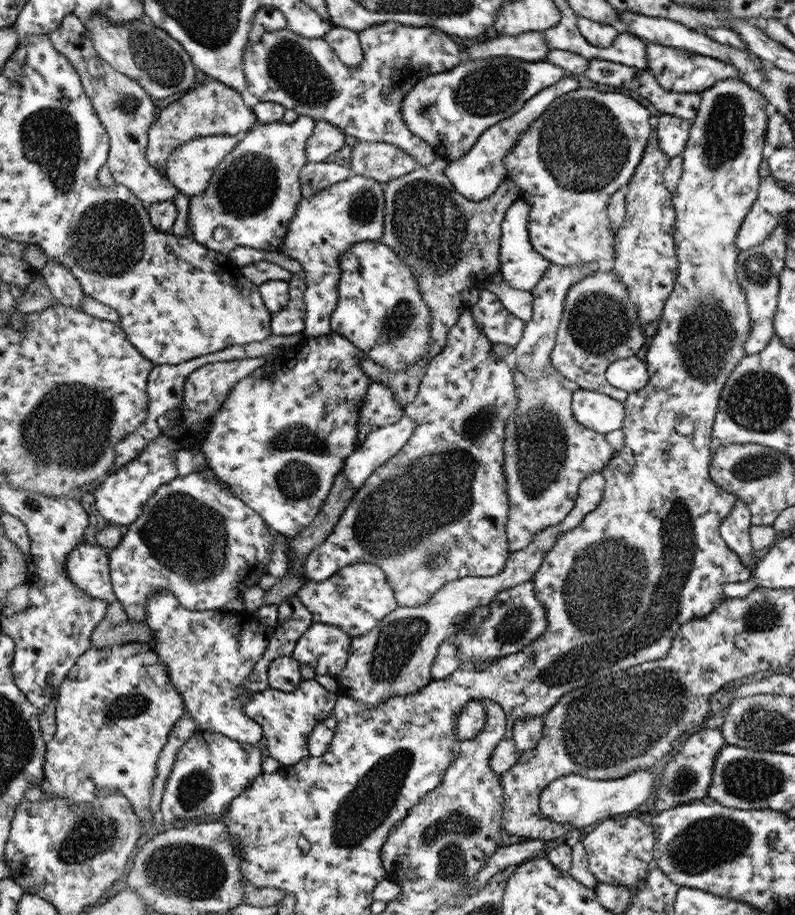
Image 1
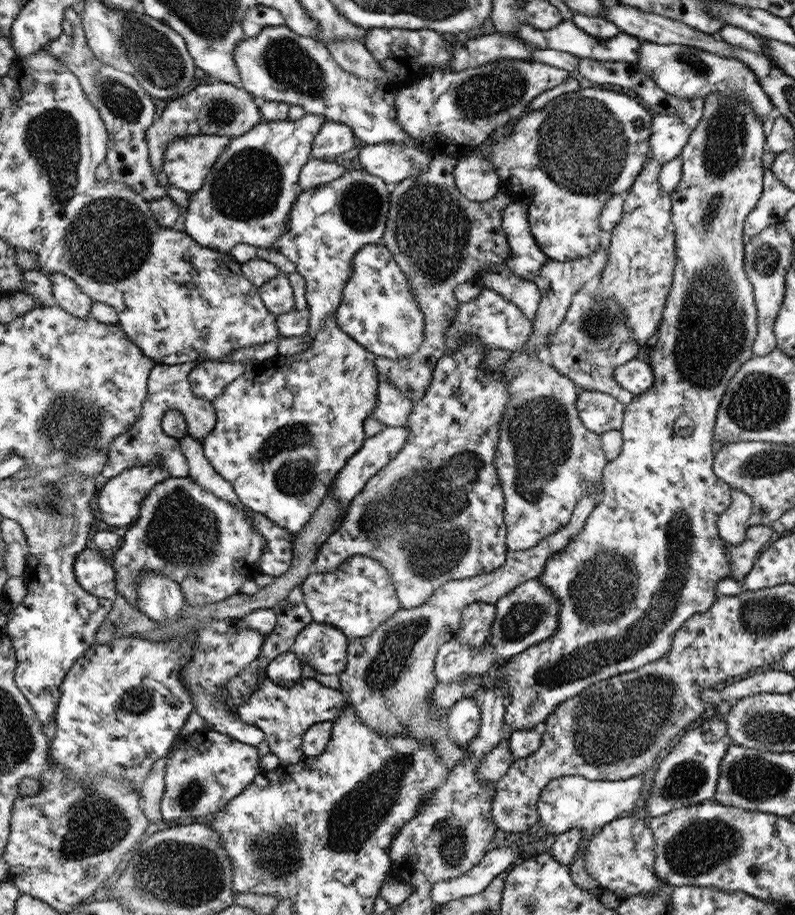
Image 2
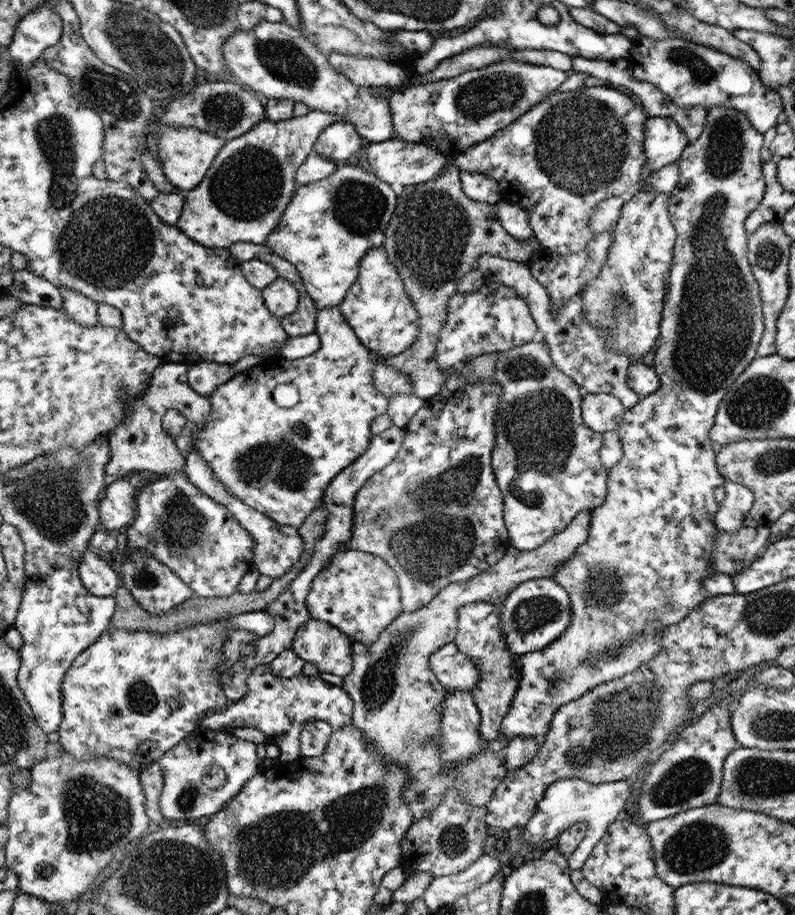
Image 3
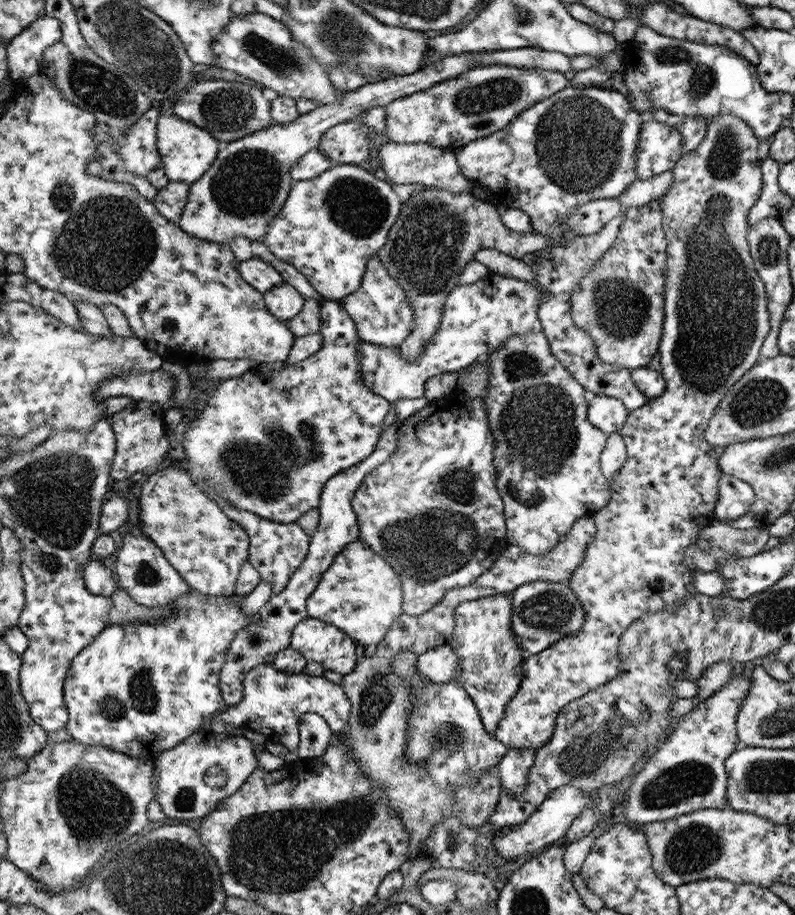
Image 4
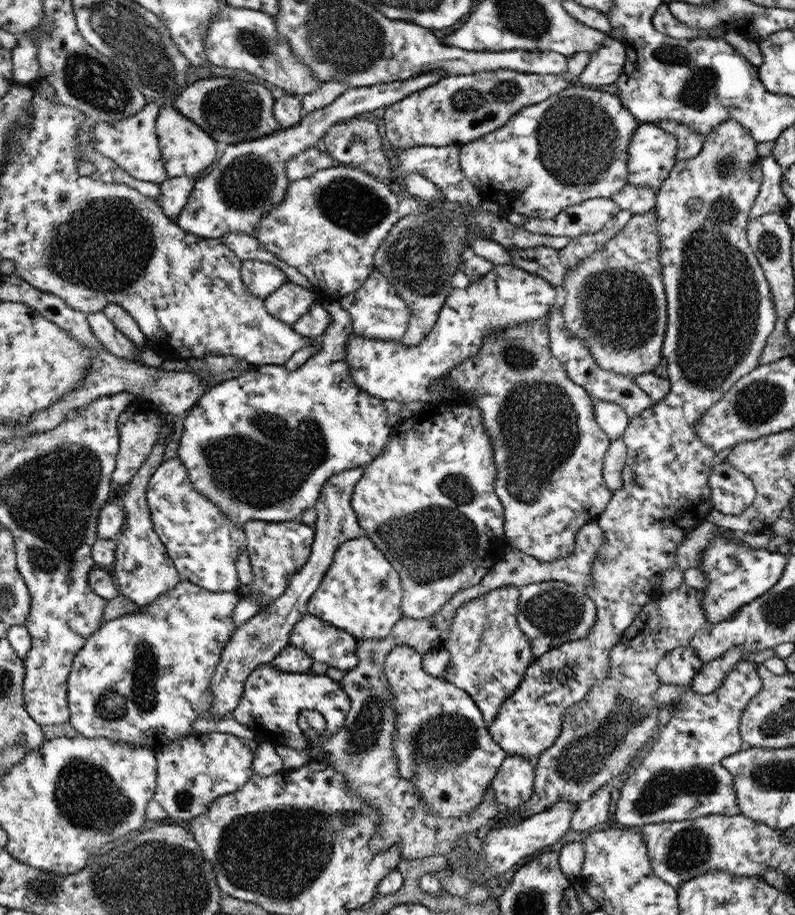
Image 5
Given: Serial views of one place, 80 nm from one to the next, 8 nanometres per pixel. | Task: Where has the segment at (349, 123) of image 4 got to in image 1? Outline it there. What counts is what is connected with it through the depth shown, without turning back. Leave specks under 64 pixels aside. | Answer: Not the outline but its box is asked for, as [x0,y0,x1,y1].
[306,121,345,163]

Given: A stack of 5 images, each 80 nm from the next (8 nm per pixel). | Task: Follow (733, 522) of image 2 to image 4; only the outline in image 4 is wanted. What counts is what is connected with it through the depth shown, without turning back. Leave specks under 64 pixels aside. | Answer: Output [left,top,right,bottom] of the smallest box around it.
[714,471,754,520]

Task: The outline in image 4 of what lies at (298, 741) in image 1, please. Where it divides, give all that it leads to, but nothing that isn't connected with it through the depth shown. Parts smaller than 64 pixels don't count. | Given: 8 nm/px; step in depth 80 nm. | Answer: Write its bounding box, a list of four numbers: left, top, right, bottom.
[209,664,350,753]

